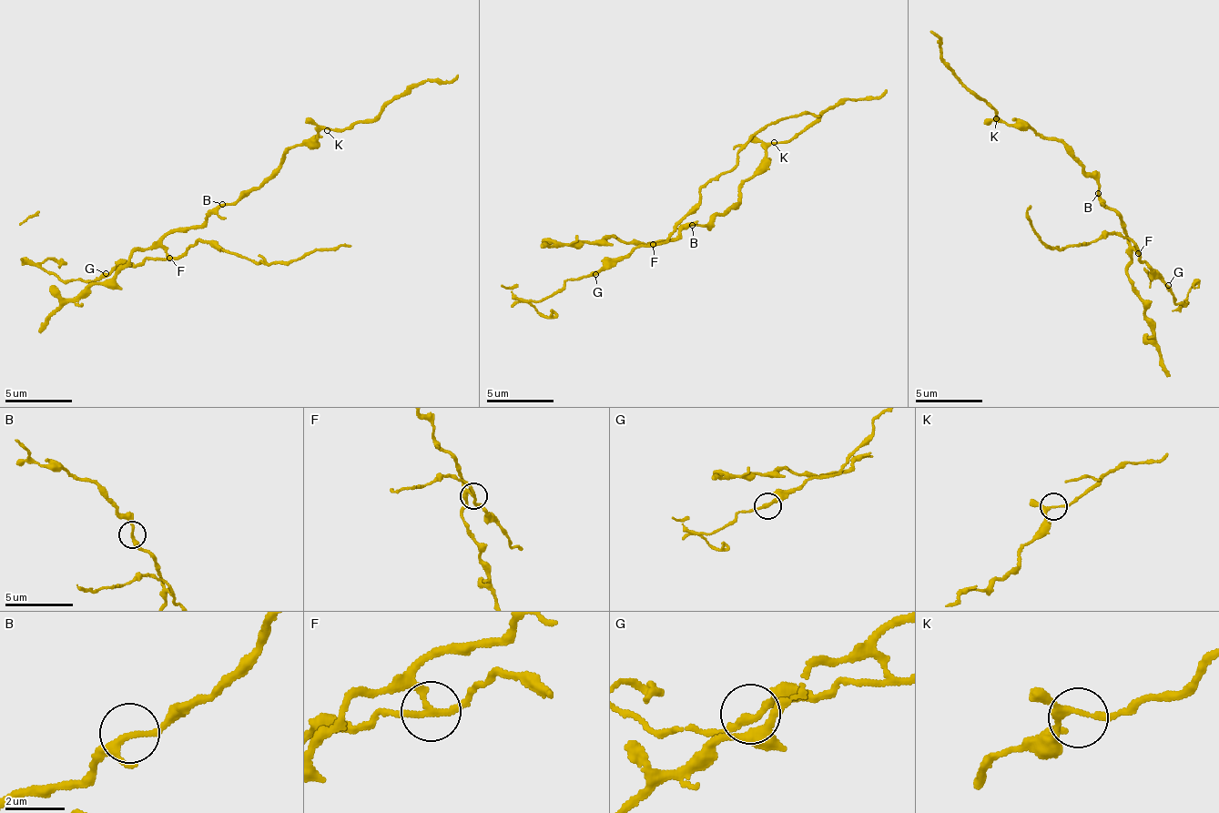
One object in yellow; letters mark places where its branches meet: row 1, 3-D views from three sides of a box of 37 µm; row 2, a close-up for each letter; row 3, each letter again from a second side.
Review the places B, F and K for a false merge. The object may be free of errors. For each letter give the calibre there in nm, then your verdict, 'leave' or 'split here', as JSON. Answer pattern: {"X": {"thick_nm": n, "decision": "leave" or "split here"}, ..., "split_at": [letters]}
{"B": {"thick_nm": 200, "decision": "leave"}, "F": {"thick_nm": 180, "decision": "split here"}, "K": {"thick_nm": 190, "decision": "leave"}, "split_at": ["F"]}

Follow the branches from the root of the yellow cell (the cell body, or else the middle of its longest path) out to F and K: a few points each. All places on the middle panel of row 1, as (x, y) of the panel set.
F: (686, 228), (679, 236), (643, 245), (644, 241), (652, 243)
K: (686, 228), (707, 224), (723, 209), (737, 204), (737, 187), (753, 175), (764, 157), (764, 150), (774, 142)

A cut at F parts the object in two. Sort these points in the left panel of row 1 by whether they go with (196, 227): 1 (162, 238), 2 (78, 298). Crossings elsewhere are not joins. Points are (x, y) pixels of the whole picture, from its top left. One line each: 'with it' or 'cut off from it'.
1: with it
2: with it

